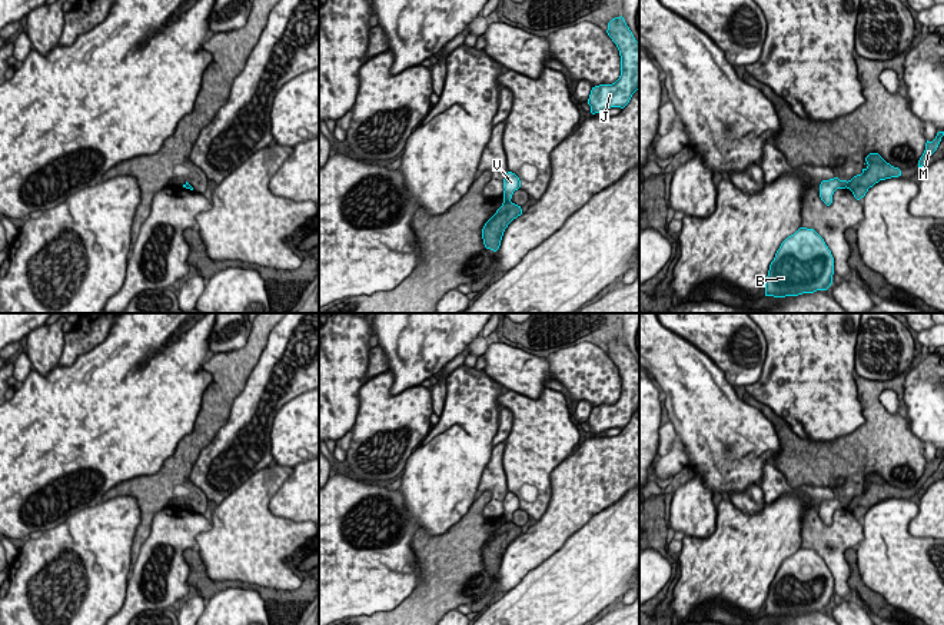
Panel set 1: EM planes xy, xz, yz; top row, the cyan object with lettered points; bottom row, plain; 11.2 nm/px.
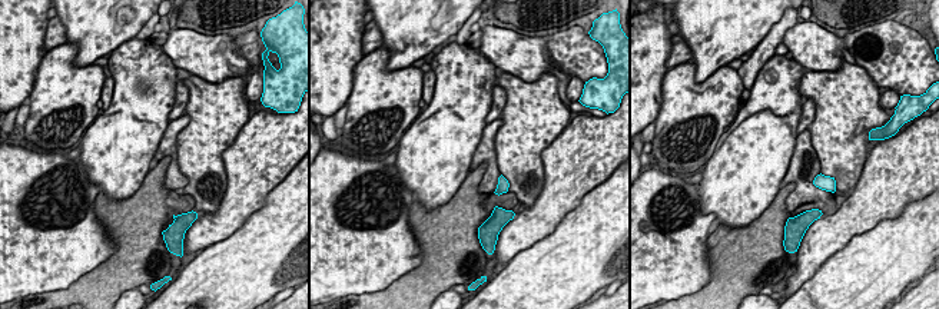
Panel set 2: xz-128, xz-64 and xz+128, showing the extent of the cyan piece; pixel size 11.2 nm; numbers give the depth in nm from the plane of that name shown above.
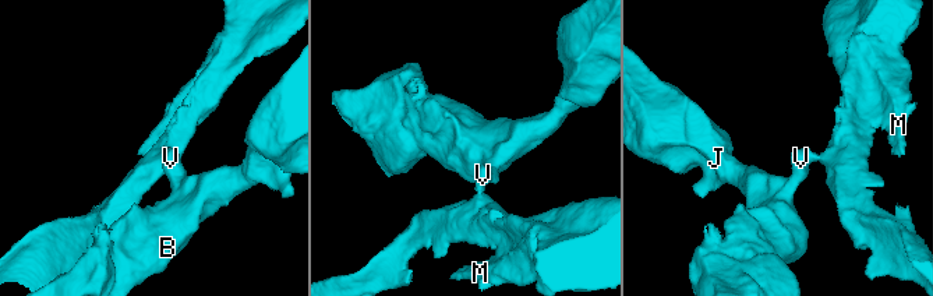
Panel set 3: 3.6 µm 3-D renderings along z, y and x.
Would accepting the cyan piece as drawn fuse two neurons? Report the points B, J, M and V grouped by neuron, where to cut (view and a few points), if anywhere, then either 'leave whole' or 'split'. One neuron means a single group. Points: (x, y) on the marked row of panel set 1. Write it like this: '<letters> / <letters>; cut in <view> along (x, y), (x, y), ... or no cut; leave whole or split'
B J V / M; cut in xz along (504, 199), (509, 200); split

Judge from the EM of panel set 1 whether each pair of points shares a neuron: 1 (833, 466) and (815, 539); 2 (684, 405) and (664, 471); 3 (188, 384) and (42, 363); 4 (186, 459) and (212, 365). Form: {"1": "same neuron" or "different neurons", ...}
{"1": "different neurons", "2": "different neurons", "3": "different neurons", "4": "same neuron"}

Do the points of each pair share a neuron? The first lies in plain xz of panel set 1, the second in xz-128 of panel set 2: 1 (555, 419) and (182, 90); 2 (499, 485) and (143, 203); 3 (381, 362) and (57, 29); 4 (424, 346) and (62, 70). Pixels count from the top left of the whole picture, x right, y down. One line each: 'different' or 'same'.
1: different
2: different
3: same
4: different

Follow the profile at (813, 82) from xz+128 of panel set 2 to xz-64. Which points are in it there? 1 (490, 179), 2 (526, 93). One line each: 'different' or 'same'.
1: different
2: same

